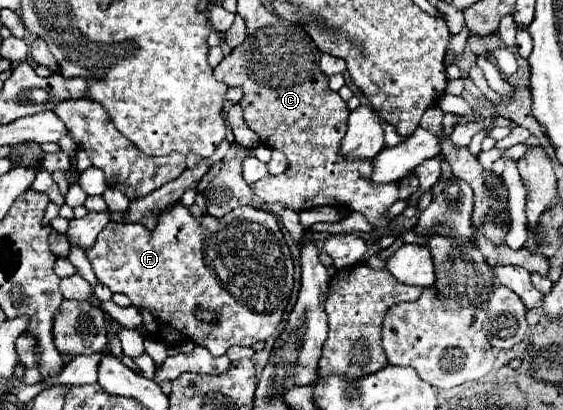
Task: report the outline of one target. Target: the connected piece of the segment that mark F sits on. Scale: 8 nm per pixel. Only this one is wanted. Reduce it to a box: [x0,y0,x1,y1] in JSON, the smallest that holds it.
[87,202,293,356]

